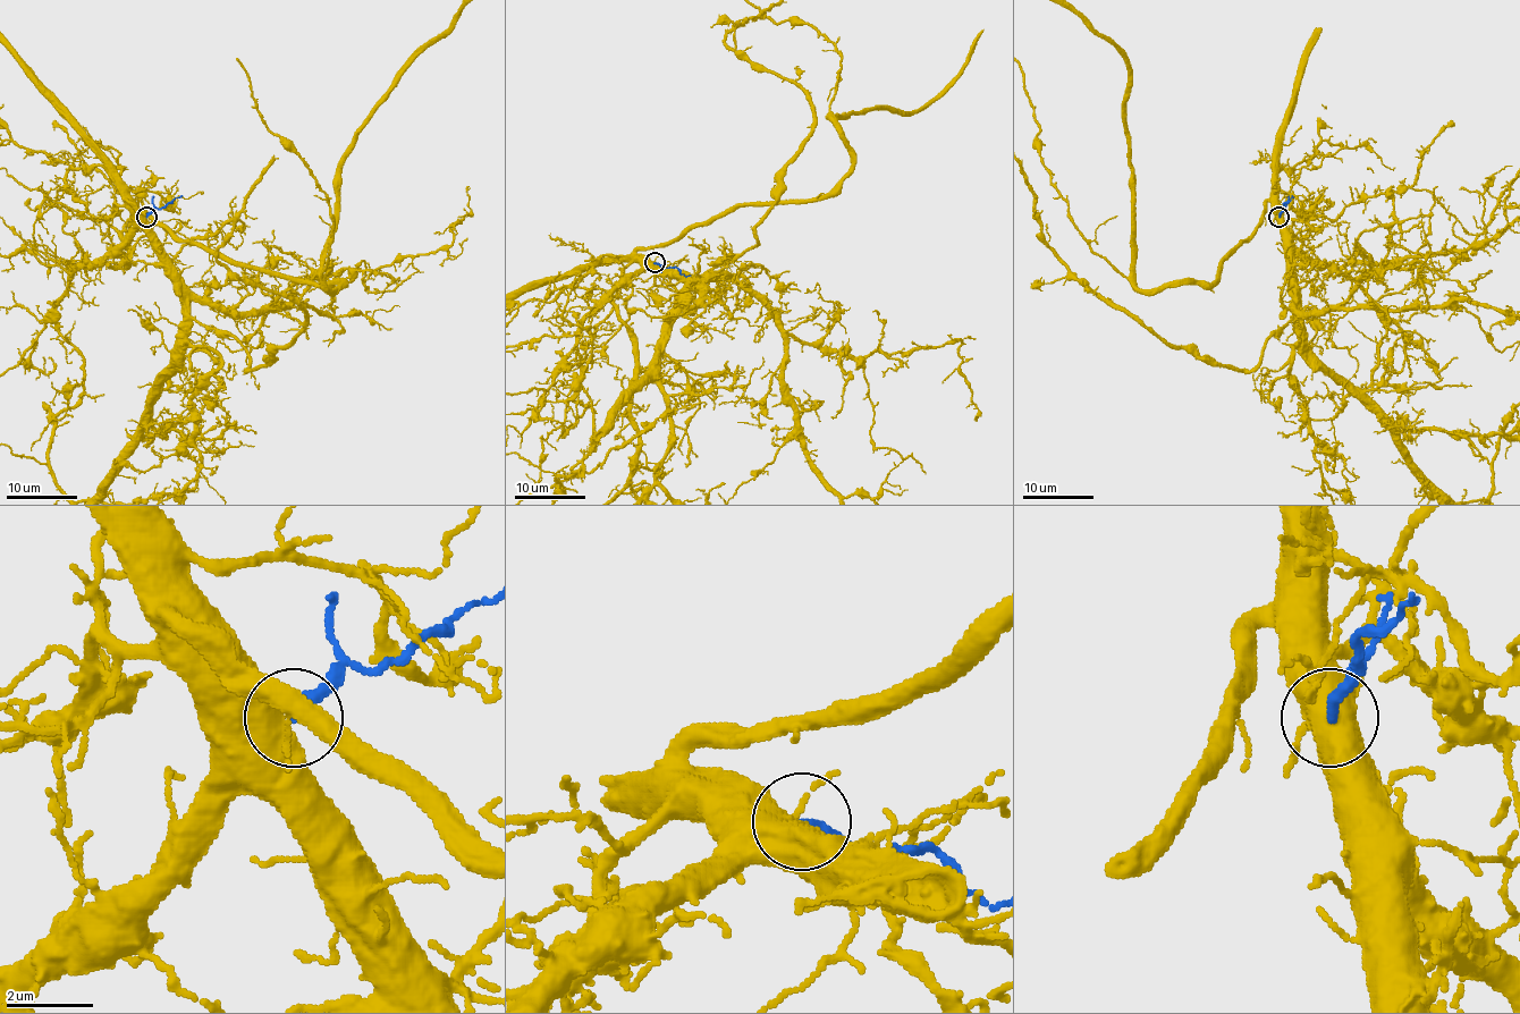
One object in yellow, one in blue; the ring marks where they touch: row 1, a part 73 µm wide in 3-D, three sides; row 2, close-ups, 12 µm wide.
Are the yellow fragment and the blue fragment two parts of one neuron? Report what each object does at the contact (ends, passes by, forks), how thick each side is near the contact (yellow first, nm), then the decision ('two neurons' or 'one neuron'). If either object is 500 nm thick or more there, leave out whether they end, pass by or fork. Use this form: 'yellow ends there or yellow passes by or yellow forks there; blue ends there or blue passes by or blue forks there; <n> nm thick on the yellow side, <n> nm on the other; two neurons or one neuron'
750 nm thick on the yellow side, 300 nm on the other; two neurons

